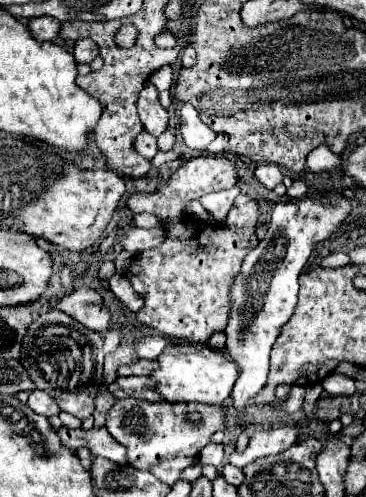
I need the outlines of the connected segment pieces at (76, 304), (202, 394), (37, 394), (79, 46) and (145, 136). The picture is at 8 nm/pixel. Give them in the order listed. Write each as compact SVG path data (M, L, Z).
M78 286L72 294L62 296L60 300L52 302L52 308L58 308L72 316L82 326L104 334L110 324L110 310L104 306L100 294L94 288Z
M182 346L178 350L168 350L158 358L160 368L148 378L156 382L156 392L160 392L168 402L200 402L200 404L222 404L238 380L238 366L224 352L212 348L192 350L192 346Z
M42 390L30 392L28 406L30 406L36 414L42 414L42 416L46 416L46 418L60 414L60 406L52 400L52 396L50 396L48 392L42 392Z
M82 38L82 40L76 40L76 46L74 46L74 58L78 62L84 62L84 64L90 64L96 56L100 54L100 48L94 40L90 38Z
M142 130L136 140L134 140L134 148L140 156L144 156L146 160L152 160L158 152L158 146L156 146L156 138L152 134L148 134L146 130Z

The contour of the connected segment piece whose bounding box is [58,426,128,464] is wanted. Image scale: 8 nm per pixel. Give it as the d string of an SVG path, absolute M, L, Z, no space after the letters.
M62 426L58 430L58 436L60 440L64 442L64 446L68 446L70 450L76 450L76 448L88 448L94 456L102 456L102 458L108 458L116 464L128 464L128 458L126 458L126 448L122 444L118 444L104 428L96 430L70 430L66 426Z

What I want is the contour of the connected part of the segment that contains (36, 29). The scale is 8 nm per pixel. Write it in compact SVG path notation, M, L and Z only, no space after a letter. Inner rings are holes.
M34 18L30 20L30 32L38 42L52 42L58 38L62 22L56 18Z

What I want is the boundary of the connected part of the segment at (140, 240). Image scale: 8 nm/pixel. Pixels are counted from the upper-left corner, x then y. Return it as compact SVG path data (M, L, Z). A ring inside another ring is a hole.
M130 226L128 232L120 238L122 248L130 254L140 254L144 250L156 248L166 240L166 230L164 228L152 228L152 230L144 230L138 226Z

